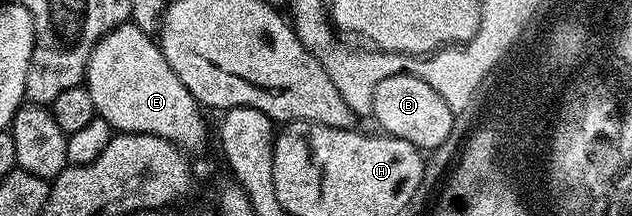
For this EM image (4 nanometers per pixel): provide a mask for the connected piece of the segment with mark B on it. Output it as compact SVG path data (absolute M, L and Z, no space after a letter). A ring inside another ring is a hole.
M407 72L385 77L377 85L371 98L371 112L384 134L409 141L422 151L432 151L441 145L449 137L455 120L454 111L445 104L445 99L427 81Z

